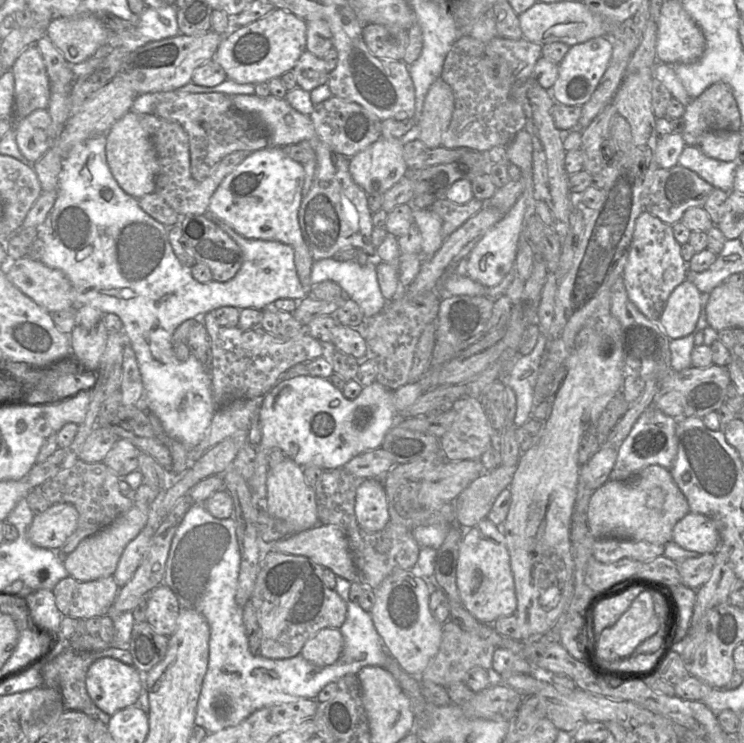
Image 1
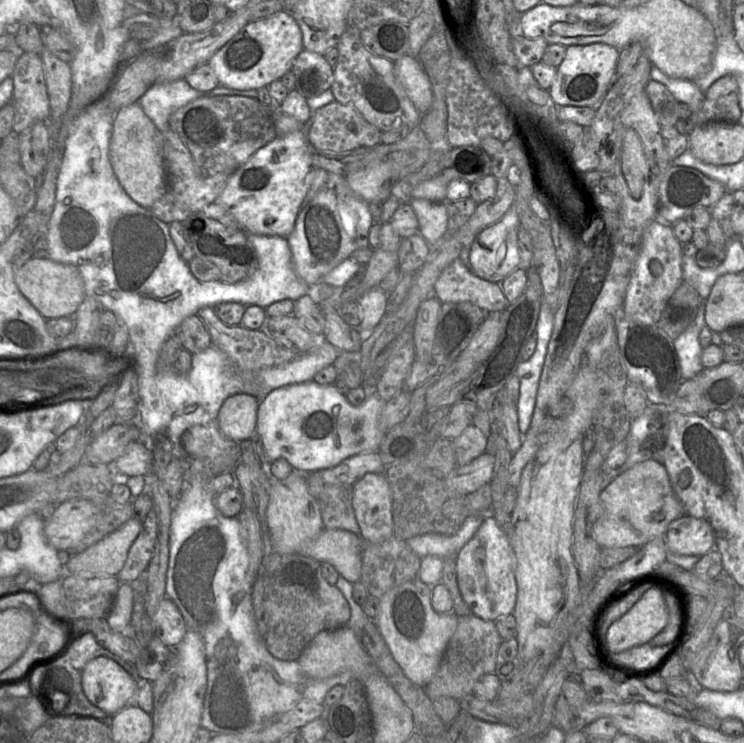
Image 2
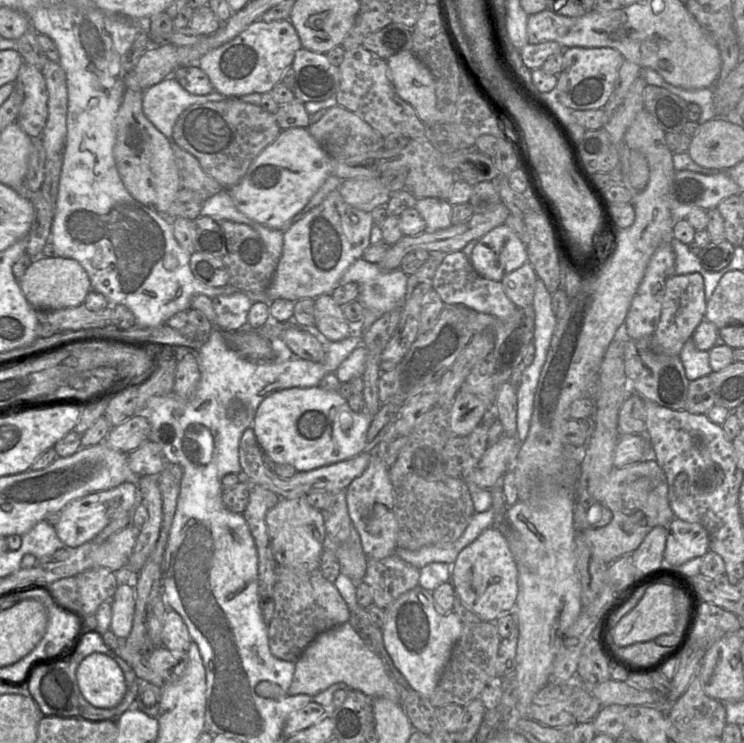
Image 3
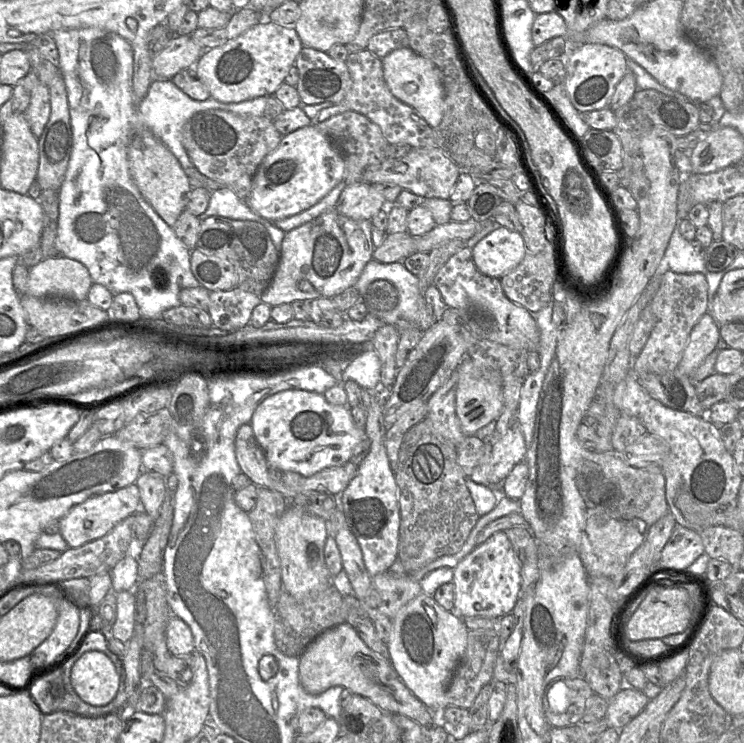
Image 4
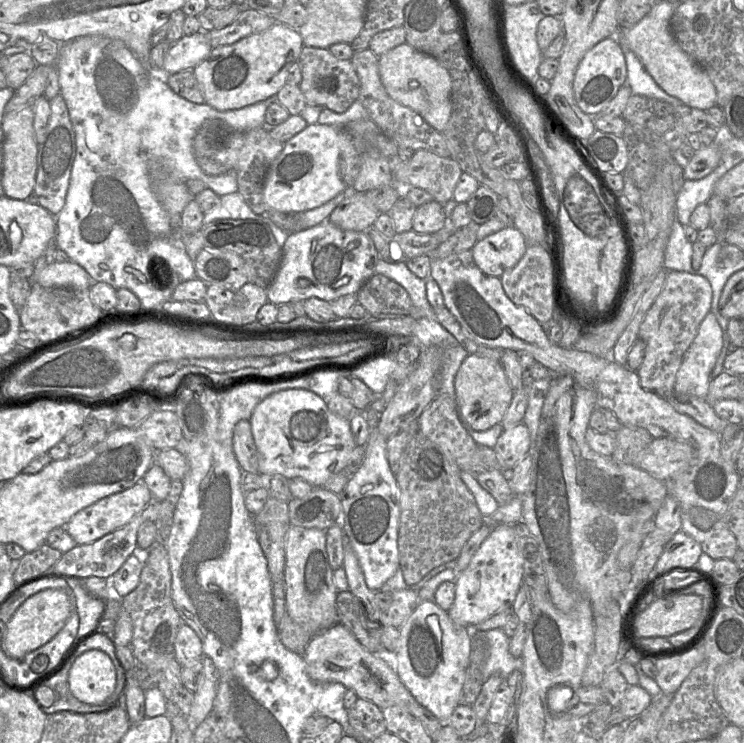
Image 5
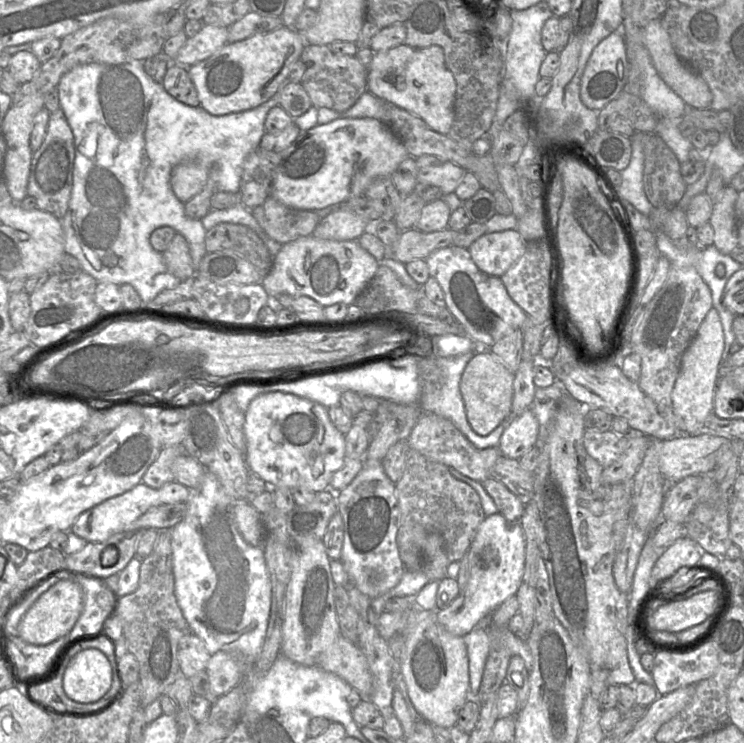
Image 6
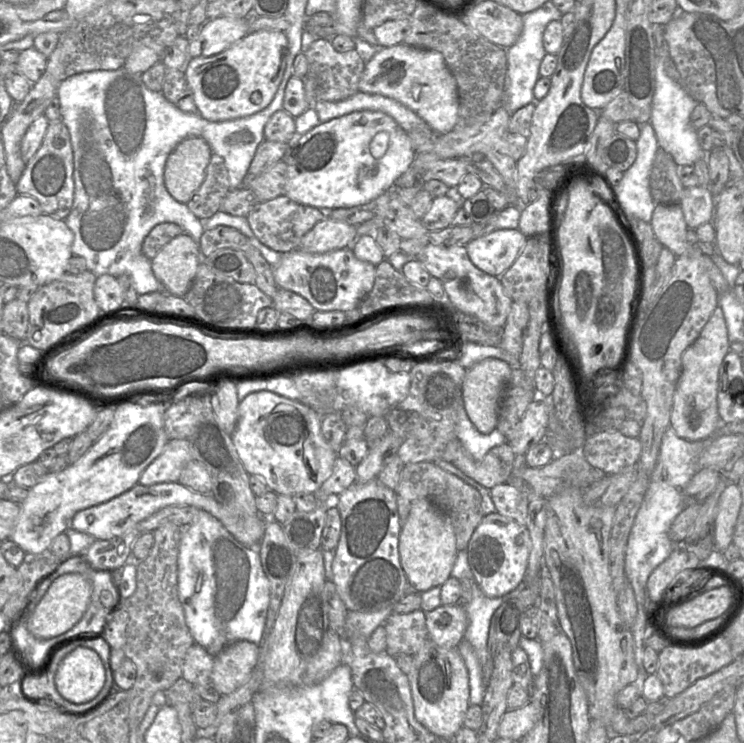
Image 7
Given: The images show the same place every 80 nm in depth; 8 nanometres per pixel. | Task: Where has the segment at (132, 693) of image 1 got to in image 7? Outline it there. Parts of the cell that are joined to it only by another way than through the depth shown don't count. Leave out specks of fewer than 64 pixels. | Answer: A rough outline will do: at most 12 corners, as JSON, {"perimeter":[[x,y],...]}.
{"perimeter":[[89,648],[59,665],[55,686],[74,704],[93,700],[105,667]]}

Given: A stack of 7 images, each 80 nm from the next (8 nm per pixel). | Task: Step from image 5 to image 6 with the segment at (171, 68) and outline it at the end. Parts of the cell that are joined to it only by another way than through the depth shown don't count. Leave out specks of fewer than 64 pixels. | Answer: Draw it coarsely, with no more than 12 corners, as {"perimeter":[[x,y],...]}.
{"perimeter":[[203,24],[172,63],[189,68],[227,43],[228,27]]}

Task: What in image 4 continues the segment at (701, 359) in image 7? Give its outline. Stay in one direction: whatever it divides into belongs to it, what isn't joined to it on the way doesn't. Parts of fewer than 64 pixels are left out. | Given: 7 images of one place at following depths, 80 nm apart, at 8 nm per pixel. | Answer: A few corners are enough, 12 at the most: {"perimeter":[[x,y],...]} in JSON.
{"perimeter":[[703,315],[678,369],[691,376],[717,347],[718,322]]}

